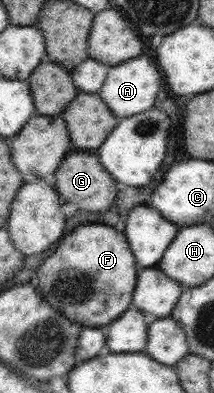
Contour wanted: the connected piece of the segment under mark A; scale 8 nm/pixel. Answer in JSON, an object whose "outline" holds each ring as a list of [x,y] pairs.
{"outline":[[[137,56],[109,67],[97,95],[114,115],[114,118],[120,120],[146,112],[155,106],[156,92],[160,92],[162,84],[160,74],[158,74],[156,66],[152,64],[152,60],[148,60],[146,56]]]}

